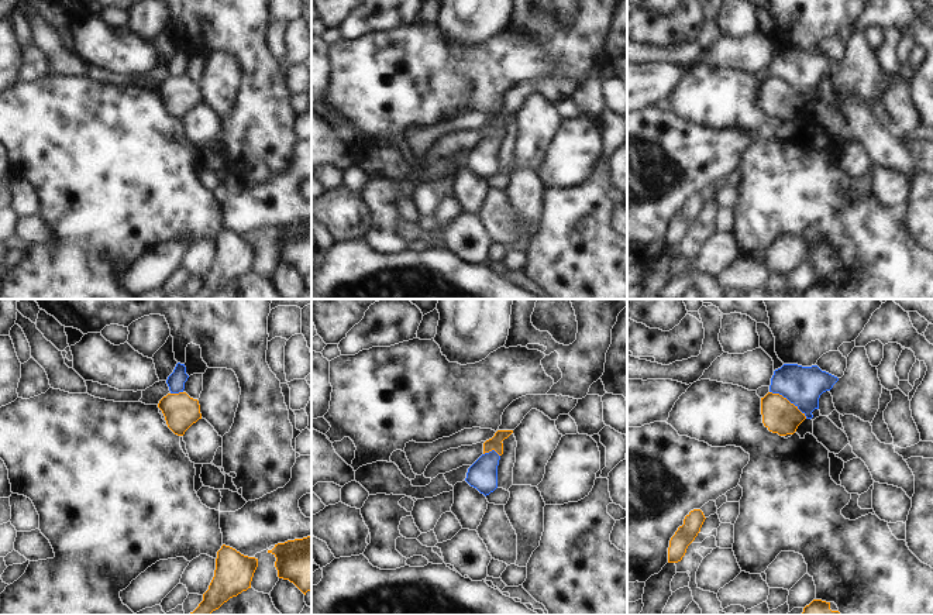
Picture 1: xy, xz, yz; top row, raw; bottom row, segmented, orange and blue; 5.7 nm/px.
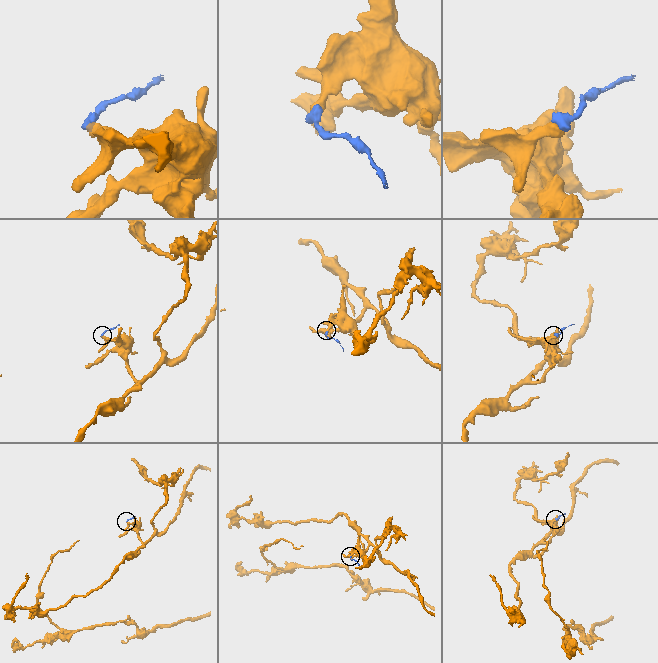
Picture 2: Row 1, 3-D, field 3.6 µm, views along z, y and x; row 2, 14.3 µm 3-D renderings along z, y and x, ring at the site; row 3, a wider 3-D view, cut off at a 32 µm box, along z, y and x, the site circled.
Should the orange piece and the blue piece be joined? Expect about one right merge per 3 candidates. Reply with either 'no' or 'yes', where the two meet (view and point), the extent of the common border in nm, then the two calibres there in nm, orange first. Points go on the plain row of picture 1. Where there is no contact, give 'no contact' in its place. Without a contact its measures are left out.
no; meets orange in yz at (787, 83); contact 260 nm long; 200 nm thick on the orange side, 220 nm on the other

